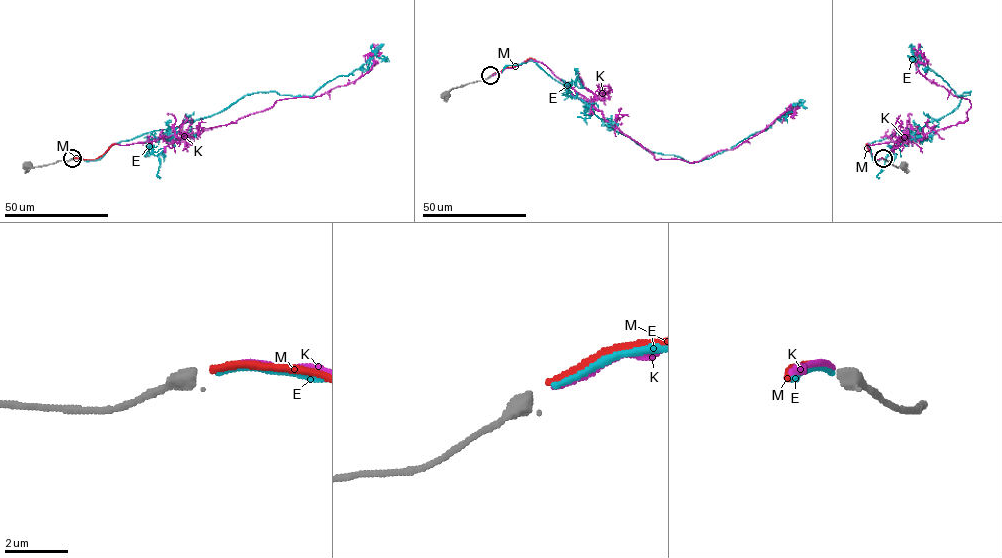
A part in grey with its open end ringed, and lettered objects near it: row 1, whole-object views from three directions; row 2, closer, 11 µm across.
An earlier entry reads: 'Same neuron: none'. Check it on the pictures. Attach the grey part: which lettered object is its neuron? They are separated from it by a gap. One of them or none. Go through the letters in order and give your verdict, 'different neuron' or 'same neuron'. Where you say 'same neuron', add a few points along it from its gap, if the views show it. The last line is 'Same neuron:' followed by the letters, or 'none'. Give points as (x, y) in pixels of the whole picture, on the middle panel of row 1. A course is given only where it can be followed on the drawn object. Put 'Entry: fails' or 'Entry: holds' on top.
Entry: fails
E: different neuron
K: same neuron; course (492, 75), (531, 59), (540, 61), (656, 159), (691, 163), (732, 149), (791, 107), (792, 113), (781, 122)
M: different neuron
Same neuron: K

